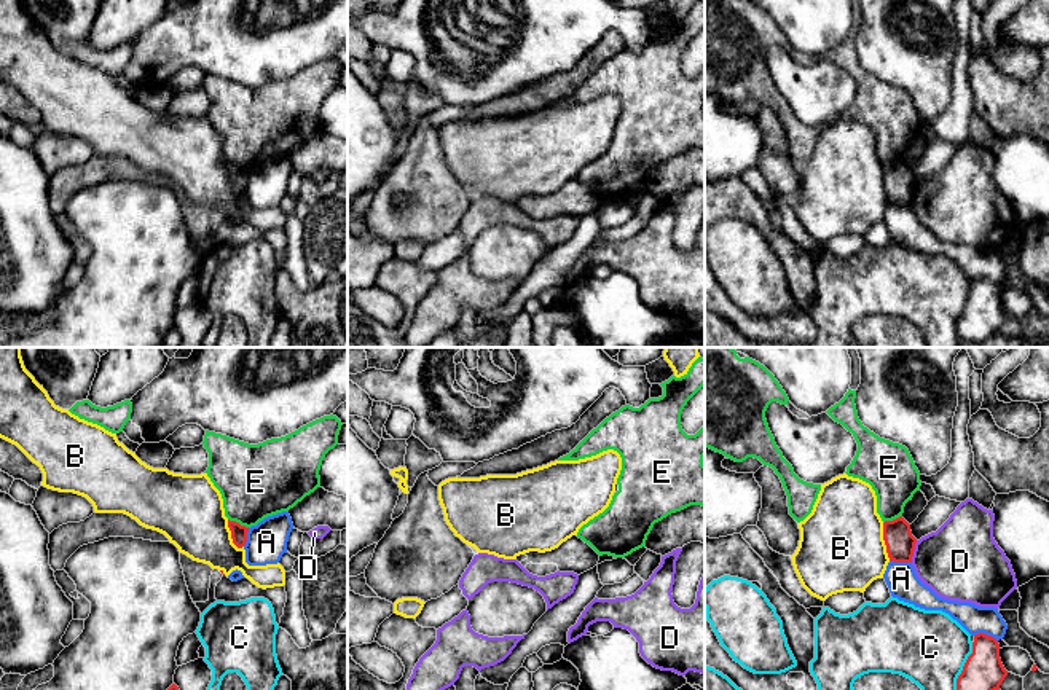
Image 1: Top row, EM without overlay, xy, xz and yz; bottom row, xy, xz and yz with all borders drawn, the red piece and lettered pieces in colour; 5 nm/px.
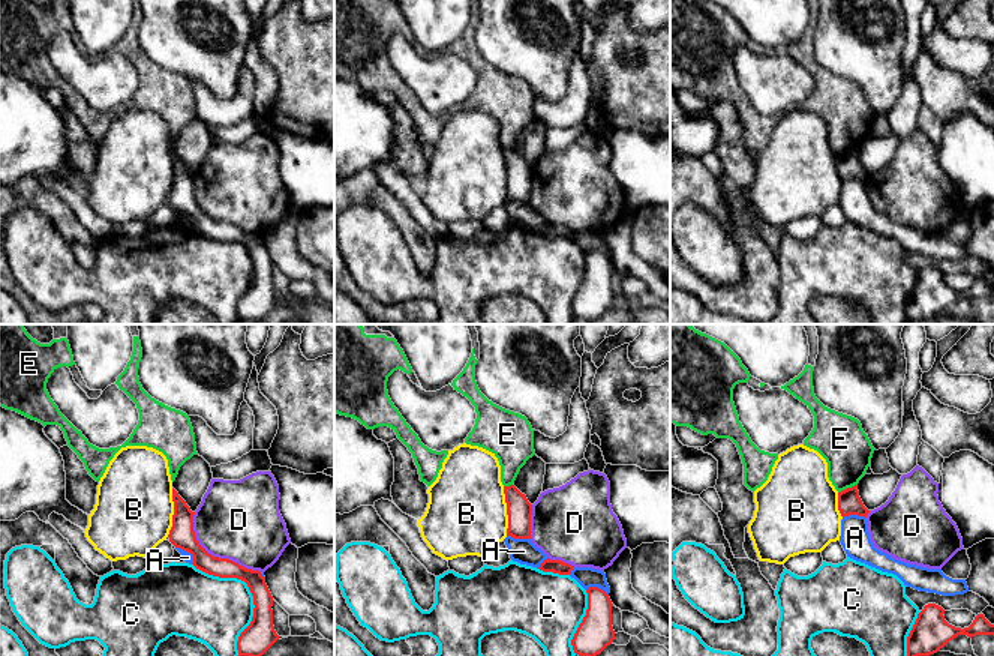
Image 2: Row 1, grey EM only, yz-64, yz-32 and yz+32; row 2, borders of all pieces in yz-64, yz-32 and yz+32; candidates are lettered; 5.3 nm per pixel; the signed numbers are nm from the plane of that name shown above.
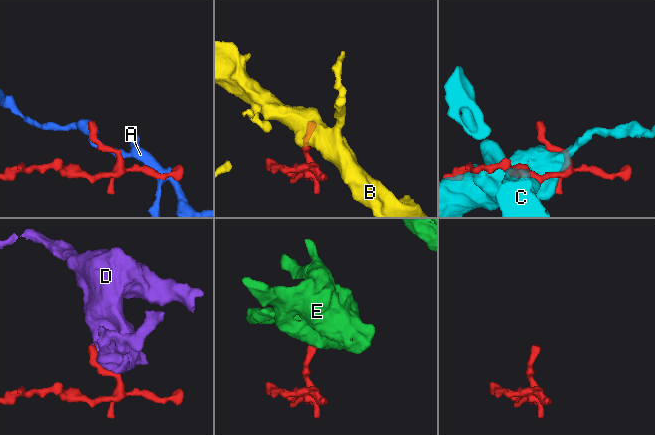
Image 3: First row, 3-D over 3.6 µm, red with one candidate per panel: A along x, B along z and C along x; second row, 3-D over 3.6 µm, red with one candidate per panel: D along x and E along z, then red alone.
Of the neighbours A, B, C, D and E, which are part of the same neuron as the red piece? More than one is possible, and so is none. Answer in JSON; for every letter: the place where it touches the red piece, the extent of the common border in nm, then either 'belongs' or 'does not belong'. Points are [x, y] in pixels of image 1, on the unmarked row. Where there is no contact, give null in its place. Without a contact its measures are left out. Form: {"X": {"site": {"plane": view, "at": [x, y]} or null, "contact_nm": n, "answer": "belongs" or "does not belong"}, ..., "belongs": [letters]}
{"A": {"site": {"plane": "yz", "at": [986, 278]}, "contact_nm": 120, "answer": "does not belong"}, "B": {"site": {"plane": "yz", "at": [885, 185]}, "contact_nm": 200, "answer": "does not belong"}, "C": {"site": {"plane": "yz", "at": [962, 314]}, "contact_nm": 300, "answer": "does not belong"}, "D": {"site": {"plane": "yz", "at": [912, 195]}, "contact_nm": 120, "answer": "does not belong"}, "E": {"site": {"plane": "xy", "at": [238, 166]}, "contact_nm": 120, "answer": "does not belong"}, "belongs": []}

